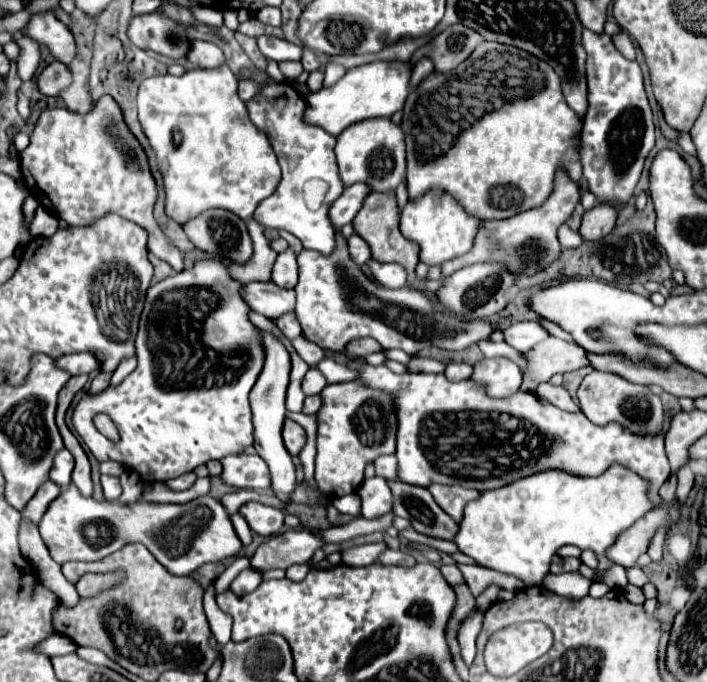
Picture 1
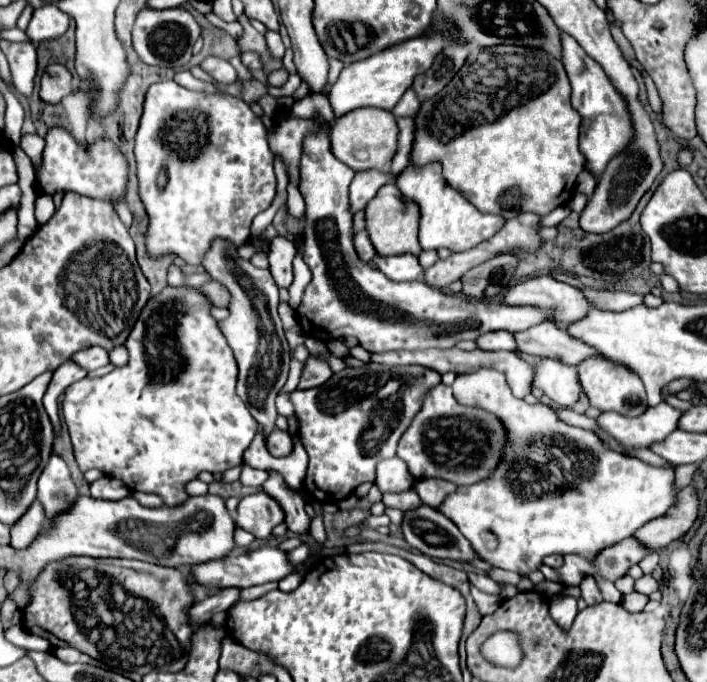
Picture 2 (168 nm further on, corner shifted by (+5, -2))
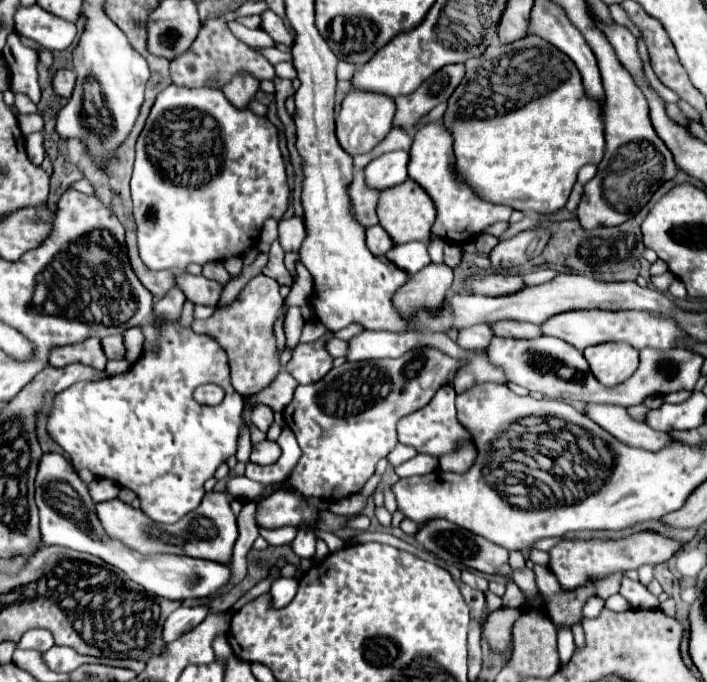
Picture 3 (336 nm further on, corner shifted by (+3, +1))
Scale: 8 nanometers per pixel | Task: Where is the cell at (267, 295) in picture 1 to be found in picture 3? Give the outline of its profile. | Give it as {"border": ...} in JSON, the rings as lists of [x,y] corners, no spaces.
{"border":[[[179,273],[175,277],[175,283],[183,289],[185,297],[191,299],[197,305],[217,305],[225,285],[217,283],[213,279],[207,279],[203,275],[191,275],[191,273]]]}

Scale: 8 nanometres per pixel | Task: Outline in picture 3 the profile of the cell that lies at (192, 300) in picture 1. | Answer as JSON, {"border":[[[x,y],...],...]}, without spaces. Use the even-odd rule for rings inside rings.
{"border":[[[151,319],[141,325],[141,329],[145,337],[143,349],[151,349],[151,345],[155,345],[157,351],[141,353],[141,357],[125,373],[81,381],[61,391],[55,397],[47,429],[63,451],[69,453],[75,469],[89,469],[101,479],[113,479],[121,487],[129,487],[137,493],[143,513],[153,521],[177,523],[201,503],[205,495],[203,483],[213,477],[219,465],[237,453],[245,399],[231,387],[227,353],[213,337],[195,333],[179,321]],[[205,383],[215,383],[225,389],[225,399],[219,405],[199,405],[193,399],[193,391]]]}

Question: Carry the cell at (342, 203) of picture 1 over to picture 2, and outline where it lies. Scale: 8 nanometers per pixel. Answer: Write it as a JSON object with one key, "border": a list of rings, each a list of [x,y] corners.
{"border":[[[365,170],[365,172],[357,172],[349,192],[351,192],[351,208],[353,212],[365,208],[365,204],[377,194],[377,190],[389,182],[393,182],[395,176],[391,172],[381,172],[381,170]]]}

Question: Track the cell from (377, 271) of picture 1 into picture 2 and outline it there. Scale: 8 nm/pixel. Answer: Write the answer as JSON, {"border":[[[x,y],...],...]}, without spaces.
{"border":[[[401,254],[401,256],[375,256],[373,262],[385,276],[391,280],[415,280],[423,268],[419,264],[419,258],[413,254]]]}

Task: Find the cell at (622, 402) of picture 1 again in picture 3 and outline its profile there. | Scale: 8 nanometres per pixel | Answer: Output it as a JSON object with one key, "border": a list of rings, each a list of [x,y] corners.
{"border":[[[603,343],[583,351],[591,373],[601,385],[621,385],[639,365],[637,351],[627,343]]]}

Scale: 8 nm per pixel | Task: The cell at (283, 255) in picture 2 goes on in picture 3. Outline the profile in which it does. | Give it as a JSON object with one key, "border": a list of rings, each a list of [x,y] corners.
{"border":[[[301,217],[279,221],[279,243],[285,253],[297,253],[305,239],[305,225]]]}

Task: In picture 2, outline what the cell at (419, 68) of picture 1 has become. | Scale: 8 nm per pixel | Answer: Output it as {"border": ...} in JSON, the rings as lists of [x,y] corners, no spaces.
{"border":[[[409,88],[409,92],[405,92],[405,96],[399,100],[397,108],[393,108],[391,112],[393,112],[397,118],[399,118],[399,116],[415,116],[415,114],[419,112],[419,100],[417,100],[413,88]]]}

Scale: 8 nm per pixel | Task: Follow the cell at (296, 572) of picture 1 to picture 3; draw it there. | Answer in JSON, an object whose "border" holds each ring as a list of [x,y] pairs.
{"border":[[[283,577],[283,579],[277,579],[273,585],[271,585],[271,597],[273,597],[273,605],[275,607],[285,607],[291,597],[295,597],[297,593],[297,579],[295,577]]]}

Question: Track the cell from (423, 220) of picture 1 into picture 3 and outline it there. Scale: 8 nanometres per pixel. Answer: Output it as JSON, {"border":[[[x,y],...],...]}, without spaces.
{"border":[[[441,121],[425,125],[413,137],[413,145],[409,149],[407,171],[409,171],[409,177],[415,183],[419,183],[435,203],[437,219],[435,219],[431,233],[445,241],[467,243],[473,239],[473,235],[479,235],[489,225],[493,225],[497,221],[509,221],[509,215],[513,209],[505,207],[505,205],[487,203],[487,201],[479,199],[477,195],[473,195],[473,191],[455,173],[455,157],[453,157],[451,143],[453,143],[453,139],[451,139],[449,131],[441,125]]]}

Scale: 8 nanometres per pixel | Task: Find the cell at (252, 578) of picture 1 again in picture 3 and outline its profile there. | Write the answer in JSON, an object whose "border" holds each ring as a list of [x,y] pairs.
{"border":[[[199,603],[199,605],[193,605],[193,607],[181,605],[177,611],[173,611],[167,617],[165,627],[163,627],[163,639],[169,641],[169,643],[179,639],[183,633],[197,627],[209,613],[211,613],[211,607],[205,605],[205,603]]]}

